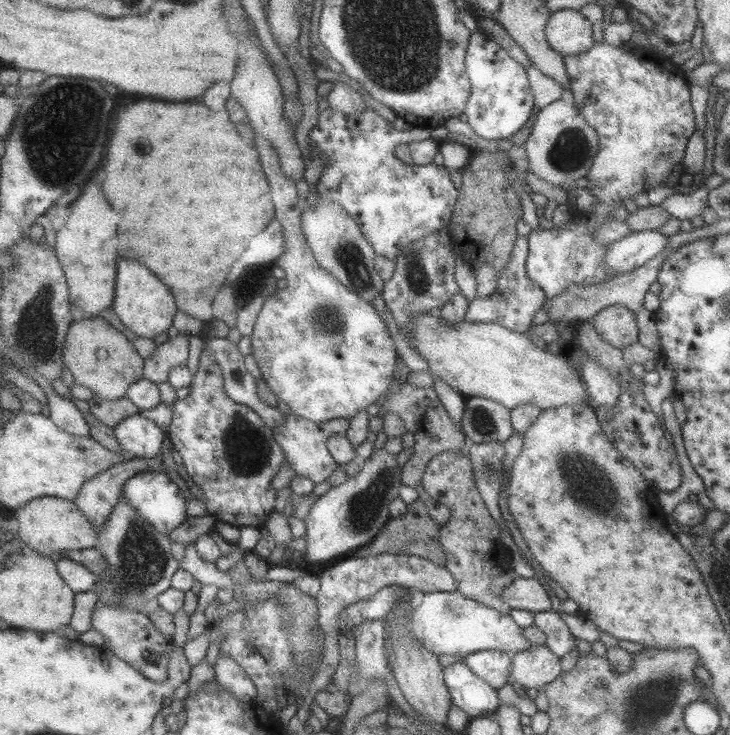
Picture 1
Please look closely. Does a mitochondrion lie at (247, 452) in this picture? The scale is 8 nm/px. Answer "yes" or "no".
yes

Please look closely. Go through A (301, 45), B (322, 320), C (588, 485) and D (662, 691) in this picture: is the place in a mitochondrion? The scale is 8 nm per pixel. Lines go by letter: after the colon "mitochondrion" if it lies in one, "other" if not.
A: other
B: mitochondrion
C: mitochondrion
D: mitochondrion

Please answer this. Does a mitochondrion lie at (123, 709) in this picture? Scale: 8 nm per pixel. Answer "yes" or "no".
no

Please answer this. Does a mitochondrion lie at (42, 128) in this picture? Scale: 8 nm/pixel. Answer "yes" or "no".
yes

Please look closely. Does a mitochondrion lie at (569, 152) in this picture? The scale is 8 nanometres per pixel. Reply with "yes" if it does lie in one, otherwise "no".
yes

